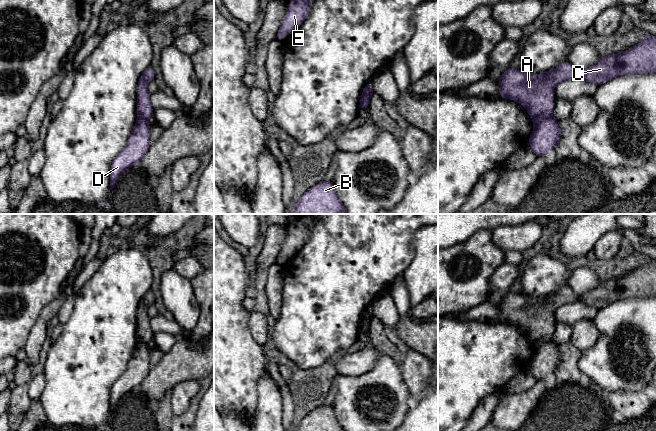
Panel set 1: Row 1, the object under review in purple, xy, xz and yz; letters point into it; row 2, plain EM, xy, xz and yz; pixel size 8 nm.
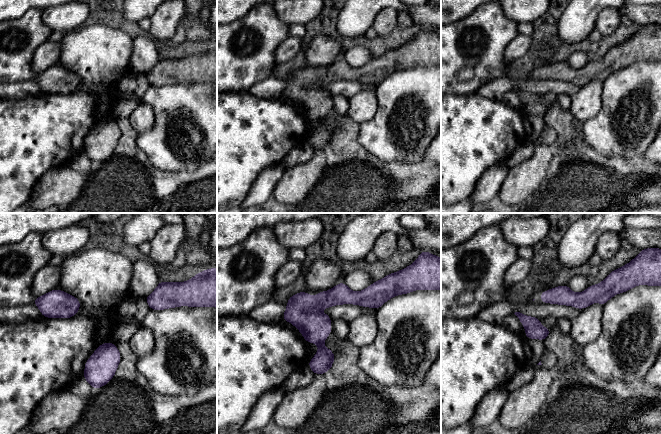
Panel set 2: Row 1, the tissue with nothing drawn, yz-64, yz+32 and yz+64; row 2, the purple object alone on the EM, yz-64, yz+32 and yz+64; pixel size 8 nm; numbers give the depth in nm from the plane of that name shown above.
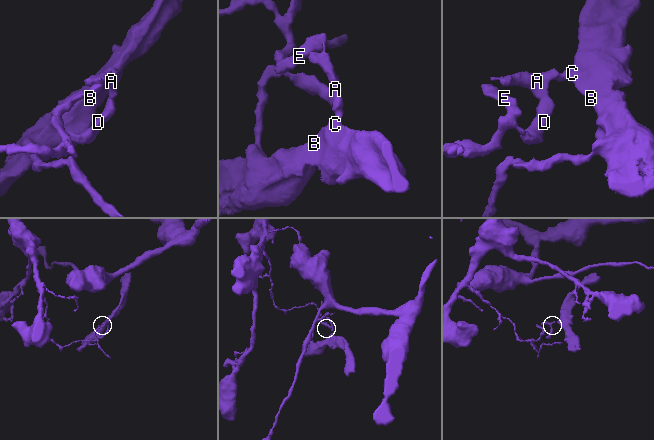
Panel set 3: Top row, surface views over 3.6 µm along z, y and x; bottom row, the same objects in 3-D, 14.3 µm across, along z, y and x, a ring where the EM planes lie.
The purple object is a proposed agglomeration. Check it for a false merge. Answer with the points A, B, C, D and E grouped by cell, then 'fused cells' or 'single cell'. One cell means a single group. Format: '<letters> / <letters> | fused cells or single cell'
A B C / D E | fused cells

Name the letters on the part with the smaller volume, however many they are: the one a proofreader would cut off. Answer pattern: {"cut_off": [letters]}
{"cut_off": ["A", "B", "C"]}

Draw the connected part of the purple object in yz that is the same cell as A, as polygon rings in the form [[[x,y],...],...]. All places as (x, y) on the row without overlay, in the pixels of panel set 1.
[[[645,257],[645,262],[637,269],[622,277],[601,281],[597,287],[583,296],[575,294],[569,286],[563,286],[557,292],[538,300],[509,290],[497,305],[500,310],[499,320],[523,329],[532,346],[537,347],[553,339],[553,312],[562,305],[582,301],[585,305],[600,310],[617,300],[651,296],[656,296],[656,260]]]

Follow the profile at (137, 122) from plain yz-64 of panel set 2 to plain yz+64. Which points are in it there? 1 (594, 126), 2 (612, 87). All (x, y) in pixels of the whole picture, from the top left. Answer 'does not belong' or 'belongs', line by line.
1: does not belong
2: does not belong

